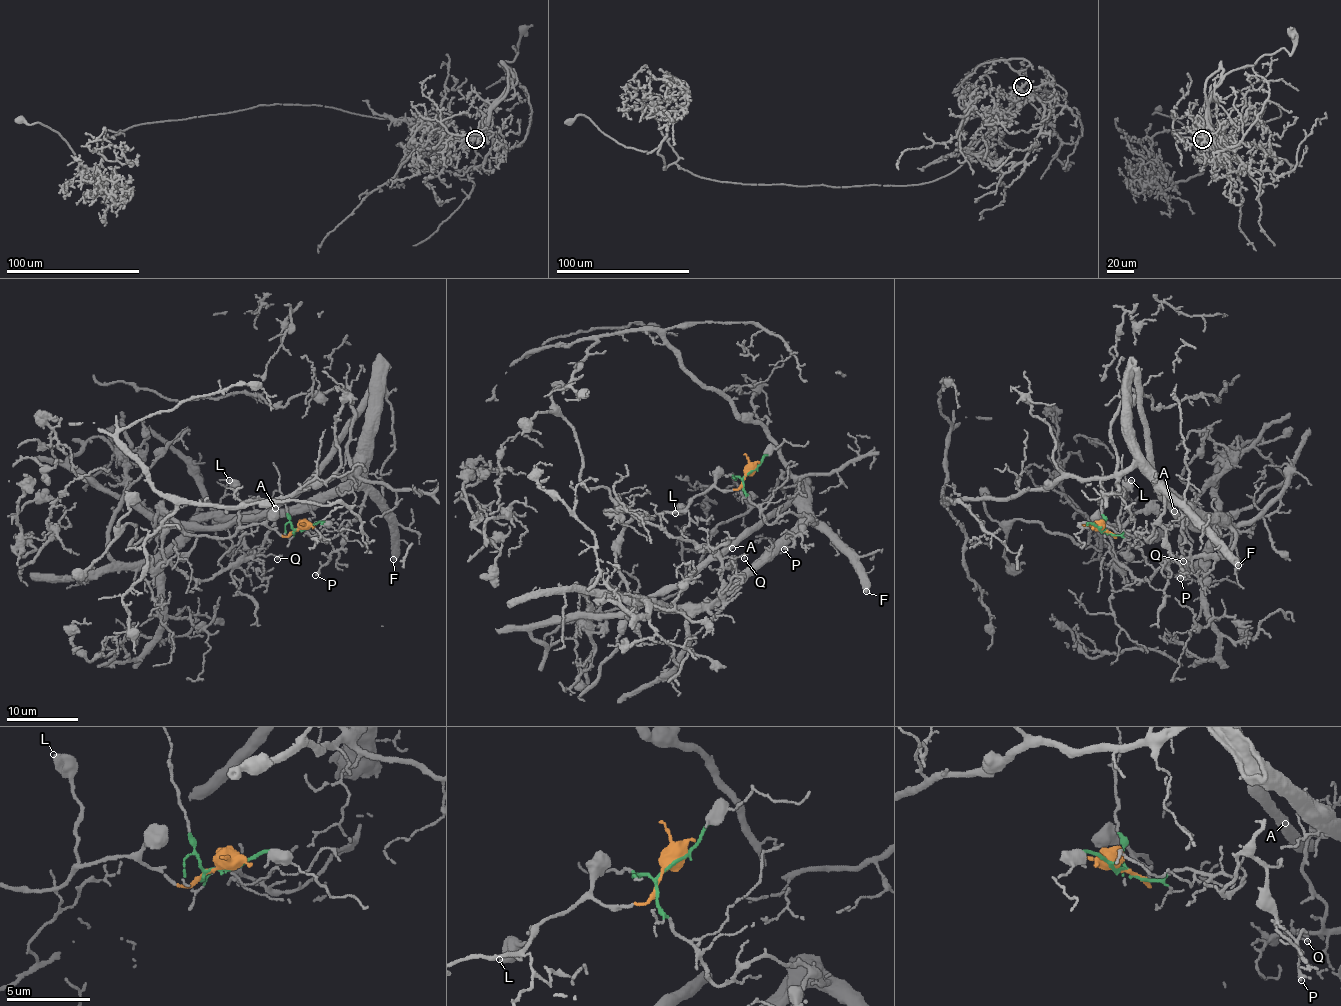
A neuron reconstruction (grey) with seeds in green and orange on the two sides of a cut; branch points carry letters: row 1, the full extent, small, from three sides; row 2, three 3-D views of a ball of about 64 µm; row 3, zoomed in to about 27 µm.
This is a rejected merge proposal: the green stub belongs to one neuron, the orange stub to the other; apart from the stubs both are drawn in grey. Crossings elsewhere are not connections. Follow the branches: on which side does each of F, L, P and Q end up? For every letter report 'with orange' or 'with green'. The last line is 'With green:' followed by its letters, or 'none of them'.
F: with green
L: with orange
P: with green
Q: with green
With green: F, P, Q

